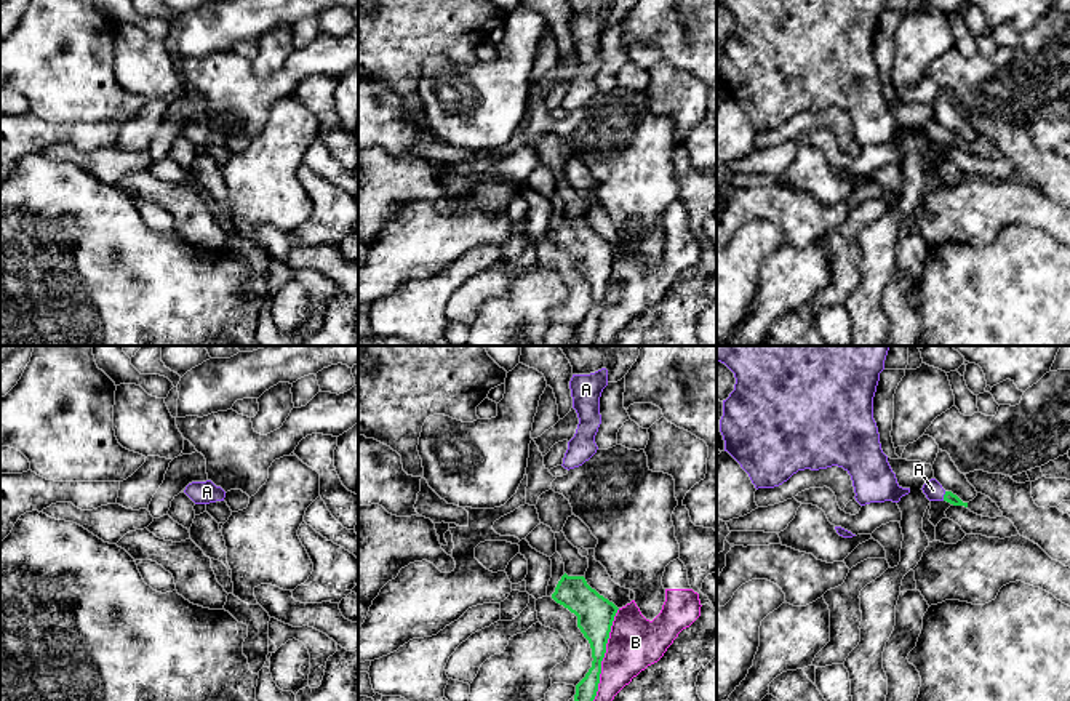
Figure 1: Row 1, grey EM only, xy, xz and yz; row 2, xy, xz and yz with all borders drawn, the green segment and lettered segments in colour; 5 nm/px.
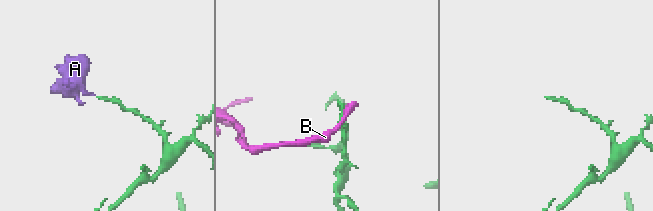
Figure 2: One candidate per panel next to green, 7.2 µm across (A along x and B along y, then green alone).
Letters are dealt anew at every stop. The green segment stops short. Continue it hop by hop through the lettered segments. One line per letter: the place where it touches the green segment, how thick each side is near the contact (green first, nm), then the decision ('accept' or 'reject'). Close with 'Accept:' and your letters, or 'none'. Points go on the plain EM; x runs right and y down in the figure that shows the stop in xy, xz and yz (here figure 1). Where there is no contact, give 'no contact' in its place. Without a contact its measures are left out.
A: contact yz (944, 138); calibres 60 and 90 nm; accept
B: contact xz (603, 298); calibres 190 and 260 nm; reject
Accept: A

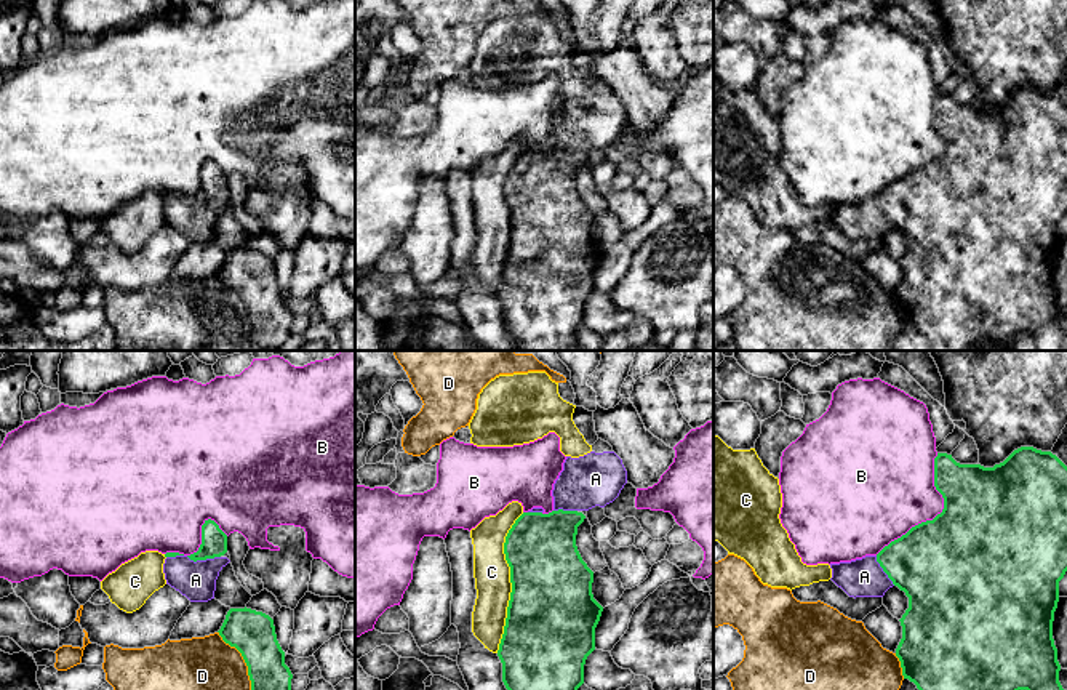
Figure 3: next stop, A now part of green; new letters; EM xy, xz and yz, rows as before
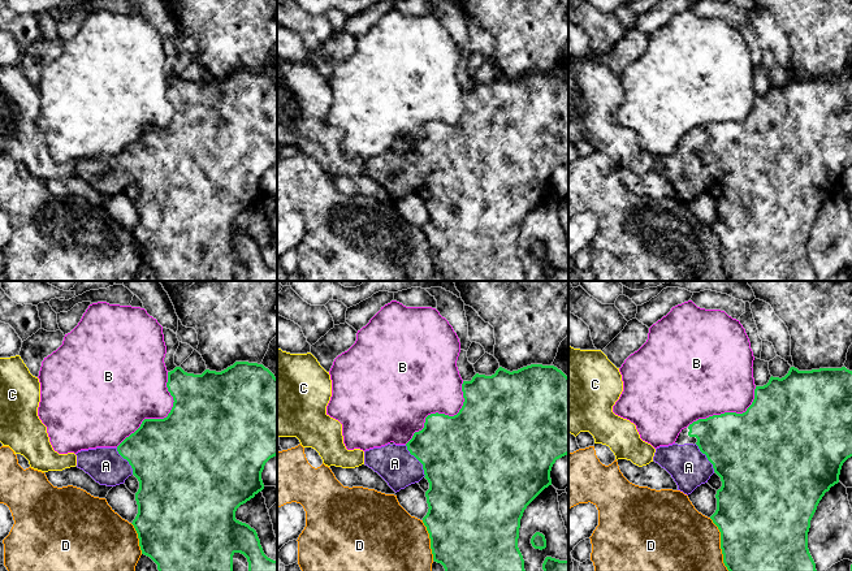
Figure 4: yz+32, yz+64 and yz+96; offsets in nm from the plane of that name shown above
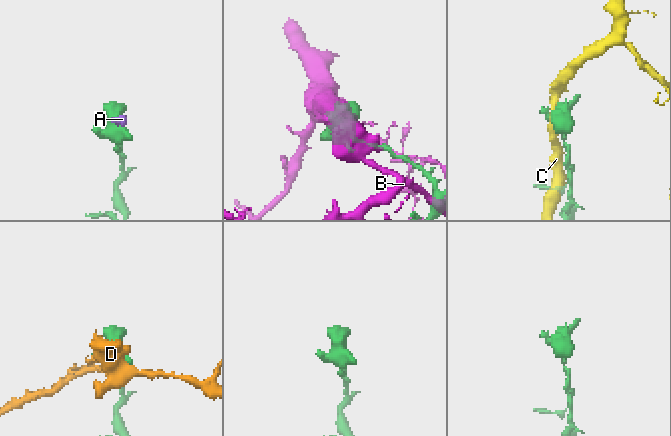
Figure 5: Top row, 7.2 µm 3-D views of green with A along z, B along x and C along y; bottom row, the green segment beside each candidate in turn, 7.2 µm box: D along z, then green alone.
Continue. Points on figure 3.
A: contact xy (203, 200); calibres 130 and 190 nm; accept
B: contact yz (938, 156); calibres 500 and 400 nm; reject
C: contact xz (511, 223); calibres 440 and 190 nm; reject
D: contact xy (248, 316); calibres 220 and 500 nm; reject
Accept: A

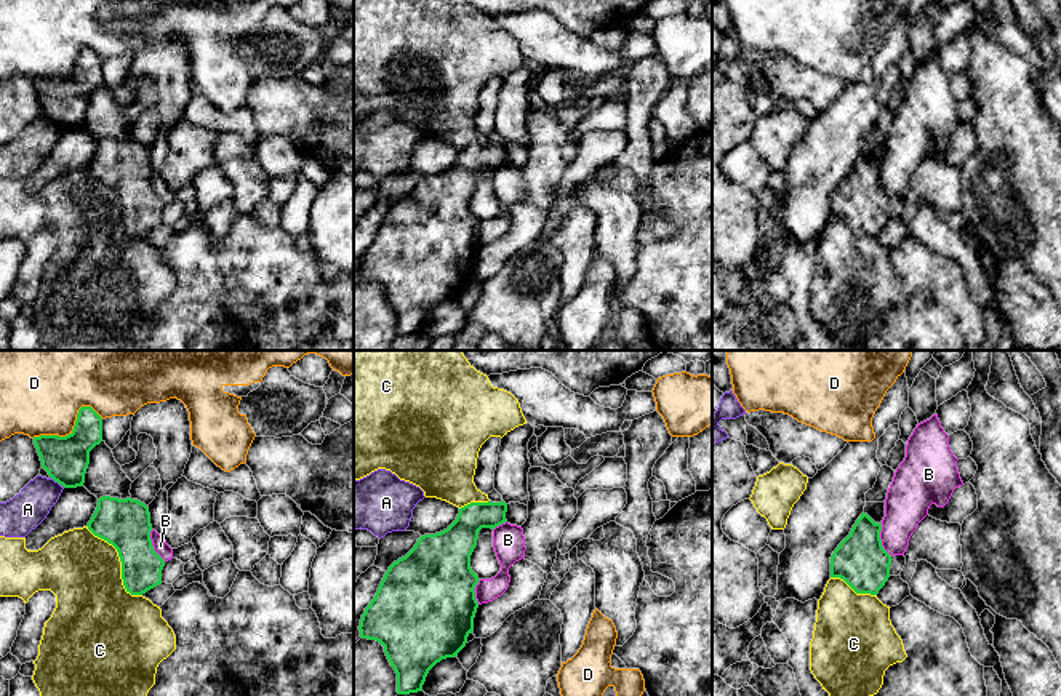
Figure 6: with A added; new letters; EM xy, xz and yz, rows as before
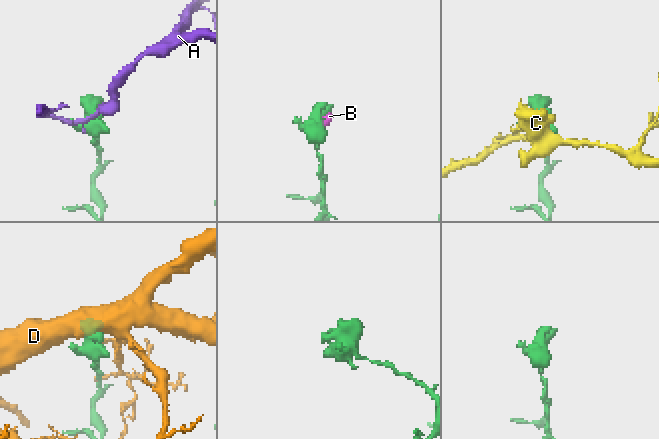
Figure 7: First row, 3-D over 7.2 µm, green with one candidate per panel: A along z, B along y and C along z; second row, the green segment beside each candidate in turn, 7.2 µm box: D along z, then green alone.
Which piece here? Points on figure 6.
A: contact xy (58, 124); calibres 220 and 190 nm; reject
B: contact xy (152, 188); calibres 260 and 70 nm; reject
C: contact xy (120, 202); calibres 260 and 380 nm; reject
D: contact xy (74, 69); calibres 220 and 380 nm; reject
Accept: none

